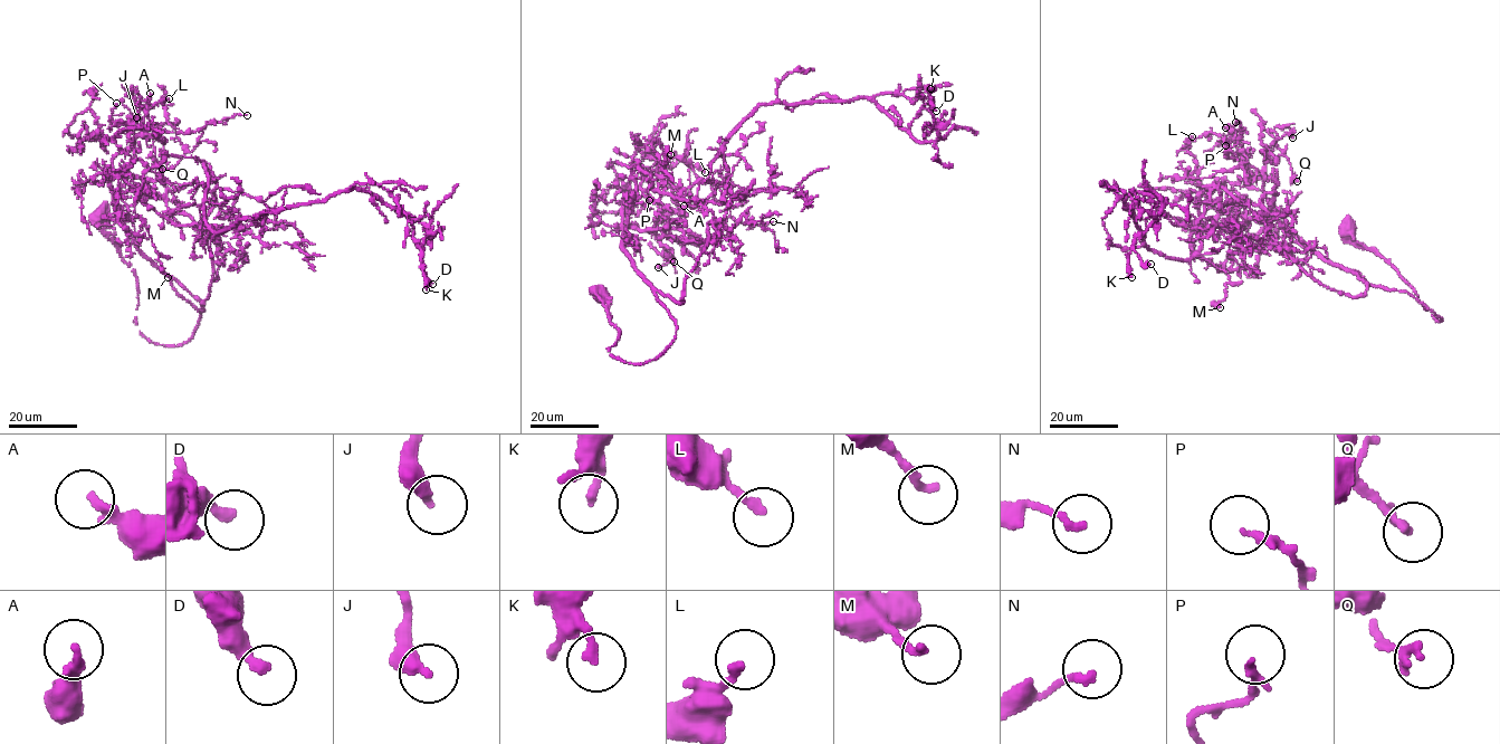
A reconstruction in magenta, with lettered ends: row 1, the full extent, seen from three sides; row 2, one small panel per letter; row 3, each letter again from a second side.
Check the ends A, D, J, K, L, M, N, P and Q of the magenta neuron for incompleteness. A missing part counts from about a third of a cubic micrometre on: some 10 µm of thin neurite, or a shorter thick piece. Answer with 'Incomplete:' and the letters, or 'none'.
Incomplete: none

